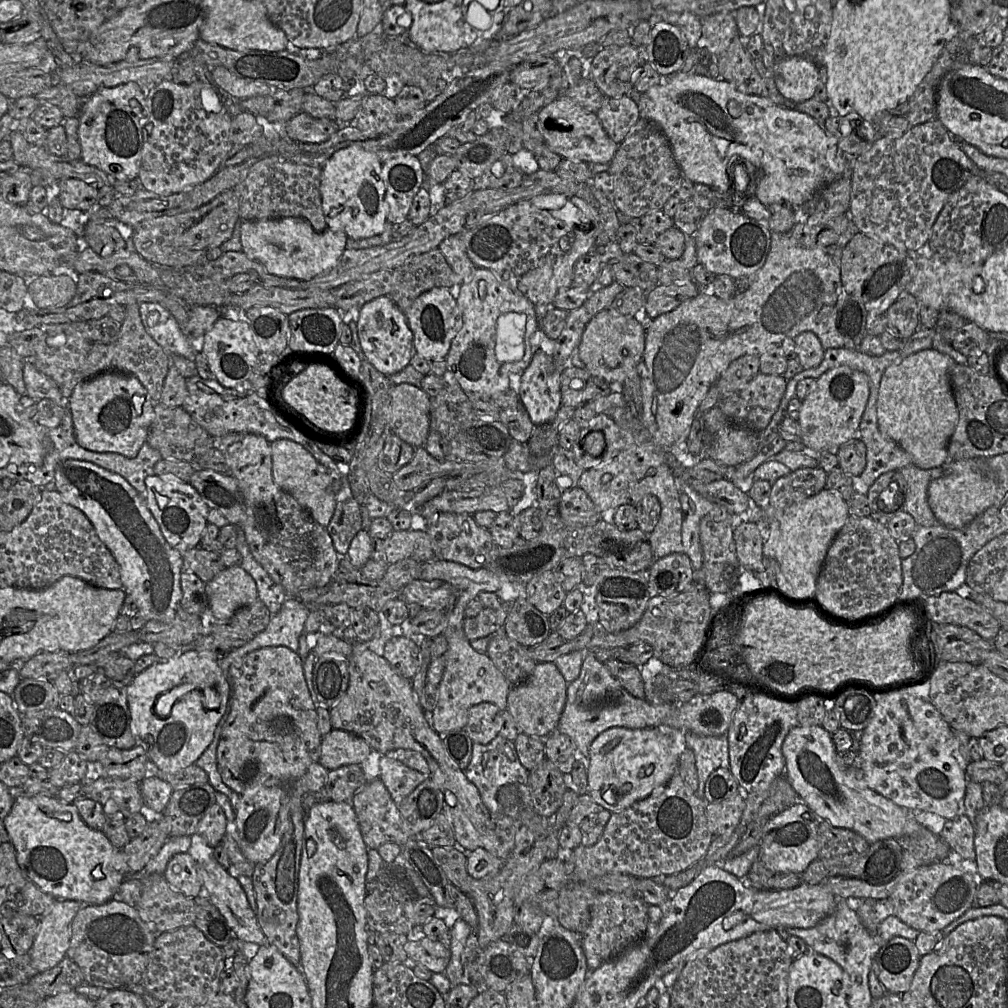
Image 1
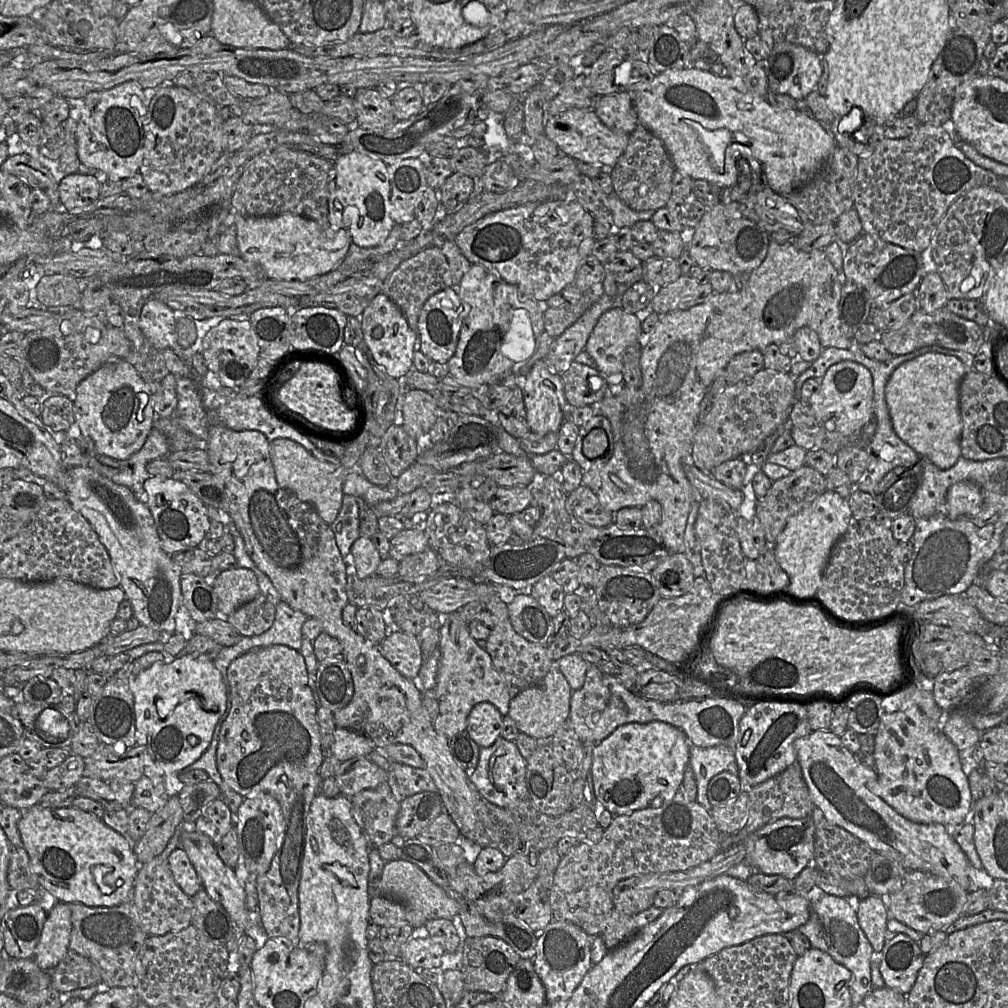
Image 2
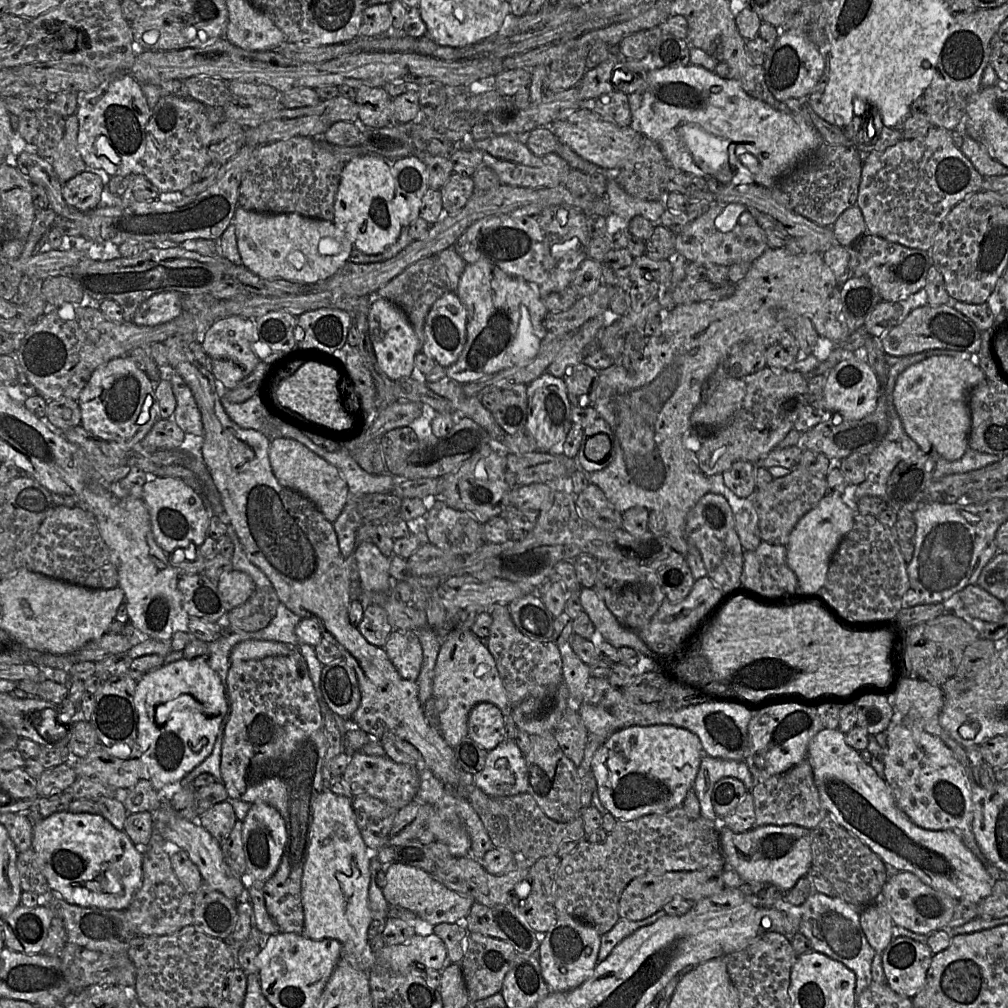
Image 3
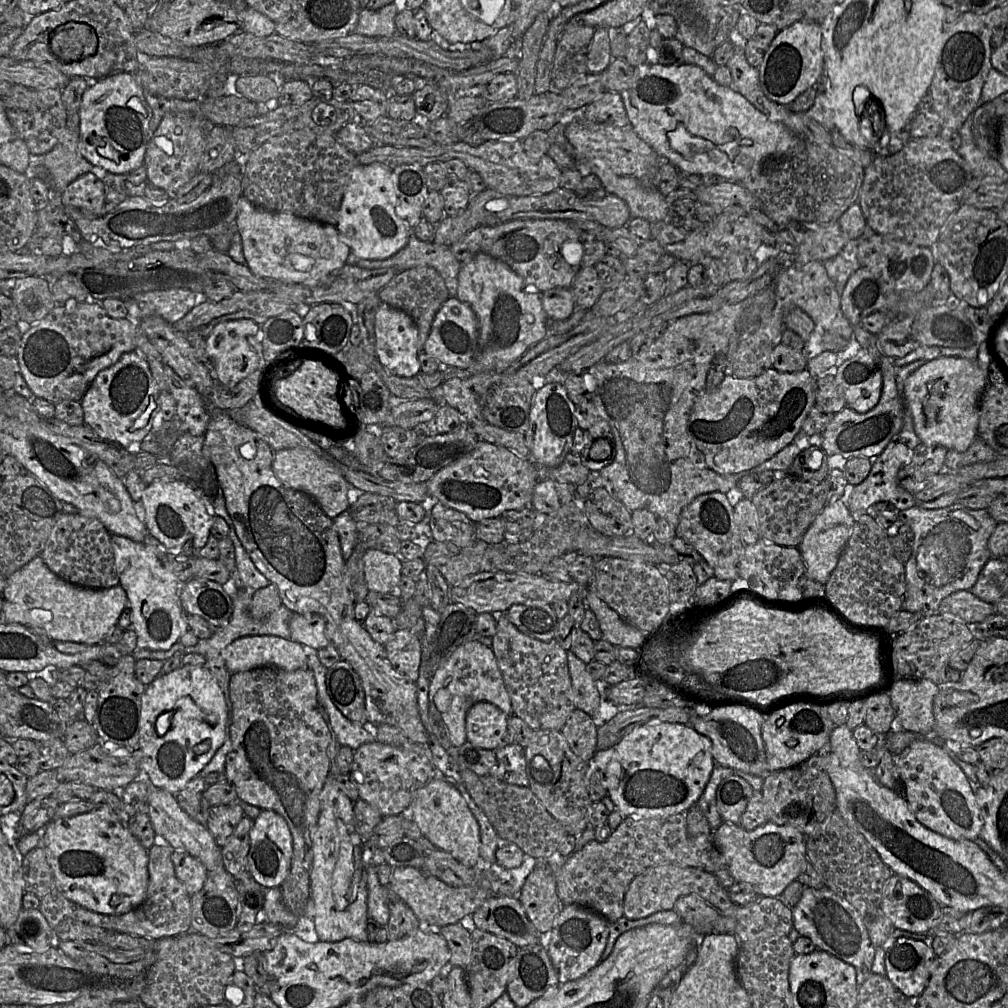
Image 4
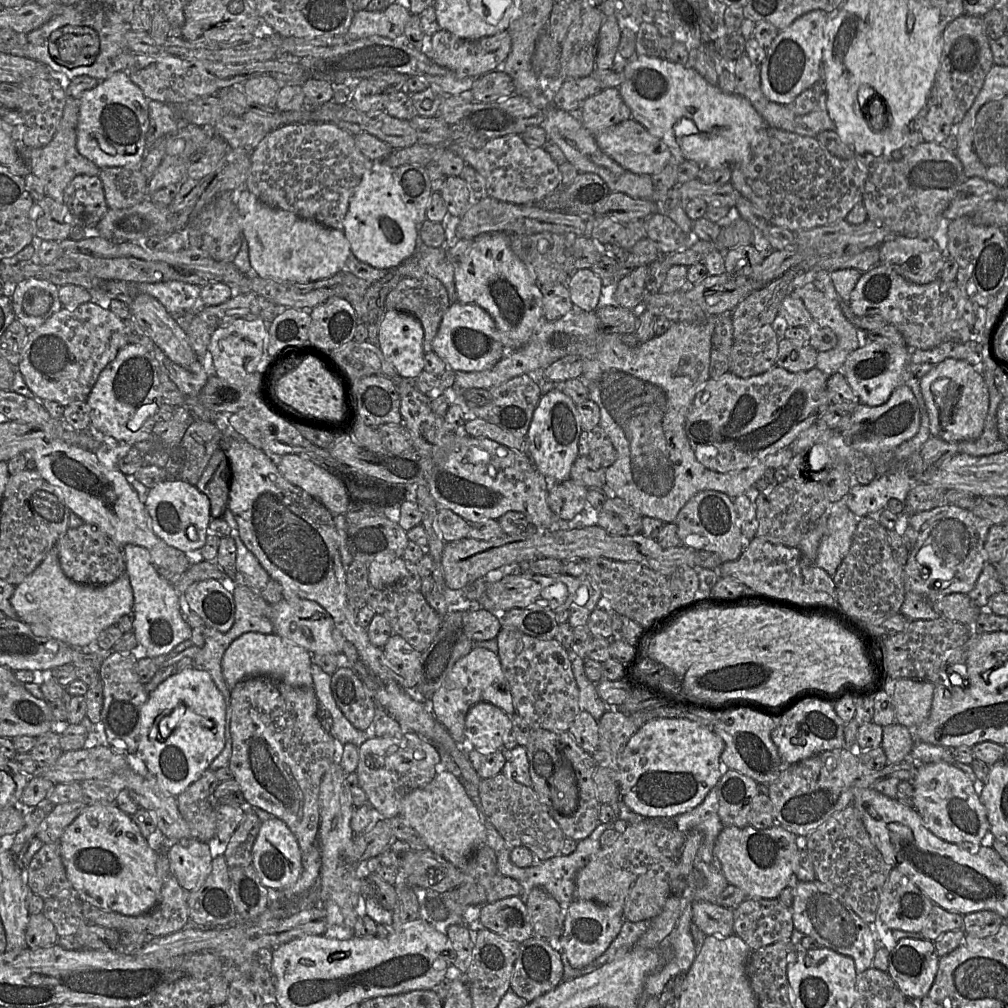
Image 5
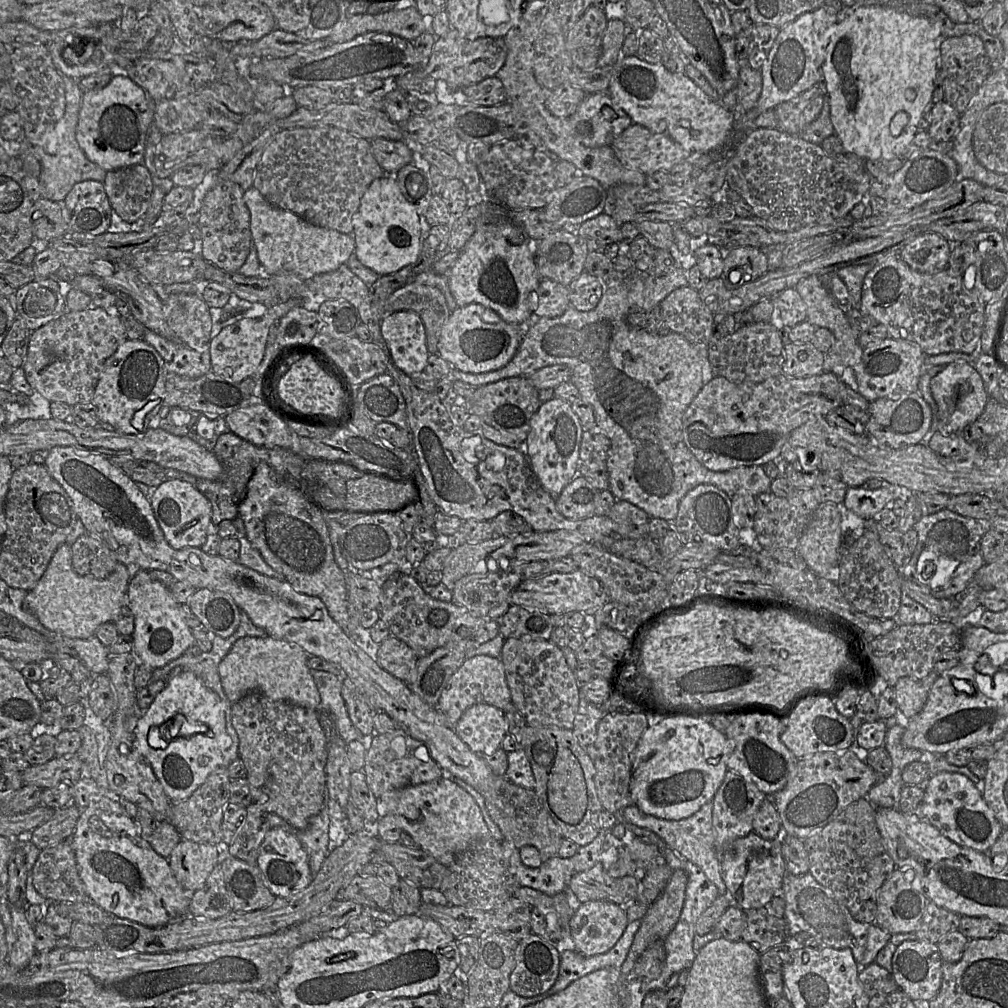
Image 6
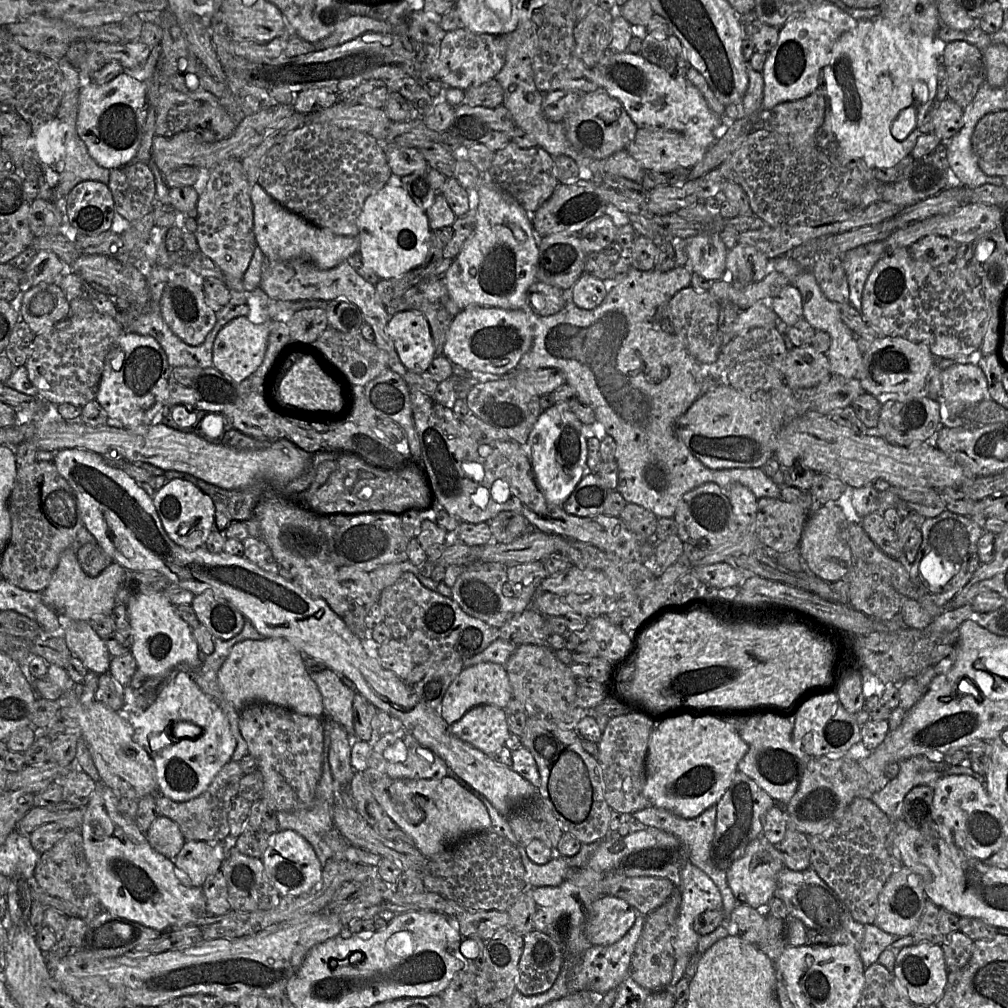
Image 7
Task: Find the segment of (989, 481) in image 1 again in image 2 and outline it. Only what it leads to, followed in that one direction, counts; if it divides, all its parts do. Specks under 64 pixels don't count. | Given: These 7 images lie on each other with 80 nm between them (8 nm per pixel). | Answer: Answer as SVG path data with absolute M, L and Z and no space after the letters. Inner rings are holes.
M962 481L953 484L946 493L945 514L950 519L963 515L977 514L983 505L983 496L979 485Z

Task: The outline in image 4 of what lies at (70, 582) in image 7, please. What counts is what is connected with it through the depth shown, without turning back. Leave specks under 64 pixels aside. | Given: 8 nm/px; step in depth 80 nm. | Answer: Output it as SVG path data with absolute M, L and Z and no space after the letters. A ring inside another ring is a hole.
M40 556L7 578L3 597L5 622L24 625L52 640L88 645L102 643L128 607L126 591L120 584L106 589L73 585L53 573Z

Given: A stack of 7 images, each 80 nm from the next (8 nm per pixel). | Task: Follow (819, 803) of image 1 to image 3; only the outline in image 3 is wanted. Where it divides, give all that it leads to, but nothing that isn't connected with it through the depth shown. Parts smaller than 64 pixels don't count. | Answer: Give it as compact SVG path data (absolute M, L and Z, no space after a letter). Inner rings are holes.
M822 729L808 744L807 758L813 770L813 779L821 804L835 821L867 845L892 872L907 871L923 883L958 900L979 904L991 894L994 880L981 862L963 844L960 835L952 830L928 830L913 823L902 812L885 782L870 764L865 763L859 752L845 742L845 734L838 729Z

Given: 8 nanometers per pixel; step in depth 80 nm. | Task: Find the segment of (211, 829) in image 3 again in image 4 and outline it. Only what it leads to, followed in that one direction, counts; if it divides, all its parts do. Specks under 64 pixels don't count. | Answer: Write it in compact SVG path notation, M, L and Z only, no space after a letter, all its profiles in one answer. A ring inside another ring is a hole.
M241 802L212 806L205 826L213 835L216 843L222 847L243 816L244 811Z

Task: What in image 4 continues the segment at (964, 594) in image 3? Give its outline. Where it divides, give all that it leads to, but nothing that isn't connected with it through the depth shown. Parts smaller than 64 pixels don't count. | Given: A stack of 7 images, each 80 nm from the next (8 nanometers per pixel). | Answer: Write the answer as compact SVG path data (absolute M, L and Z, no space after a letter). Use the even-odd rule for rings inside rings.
M961 590L942 600L939 613L952 614L965 623L980 623L996 612L993 604L979 599L970 590Z

